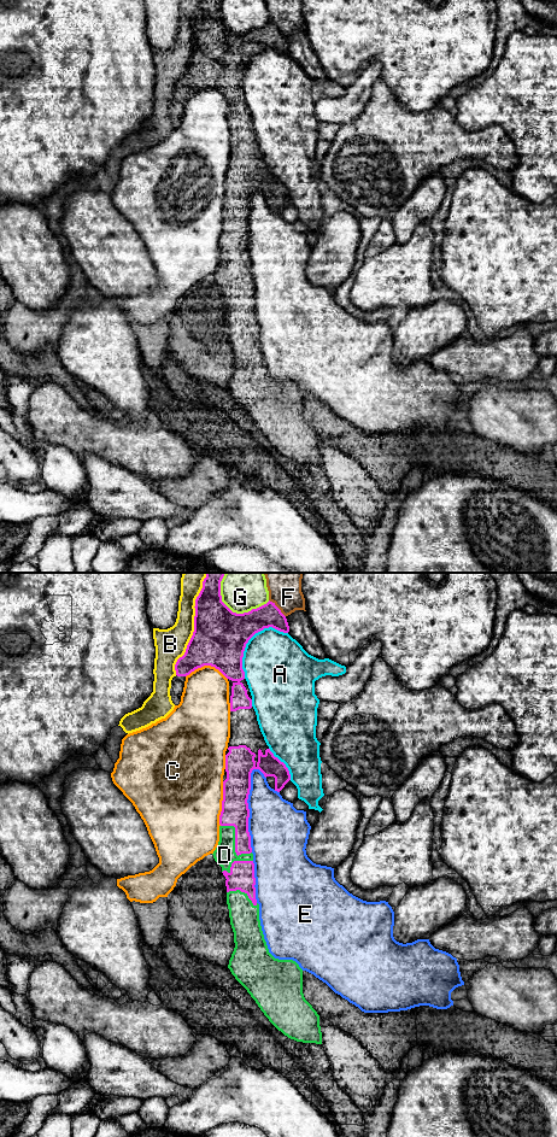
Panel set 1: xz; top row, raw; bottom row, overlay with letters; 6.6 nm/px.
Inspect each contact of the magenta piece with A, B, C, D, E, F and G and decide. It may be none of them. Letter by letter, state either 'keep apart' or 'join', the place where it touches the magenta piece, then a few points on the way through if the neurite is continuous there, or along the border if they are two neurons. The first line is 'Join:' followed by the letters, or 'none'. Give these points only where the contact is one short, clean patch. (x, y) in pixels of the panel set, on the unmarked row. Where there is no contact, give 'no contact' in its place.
Join: D
A: keep apart; contact xz (248, 60)
B: keep apart; contact xz (194, 48)
C: keep apart; contact xz (222, 224)
D: join; contact xz (235, 263)
E: keep apart; contact xz (247, 229)
F: keep apart; contact xz (277, 29)
G: keep apart; contact xz (235, 34)

